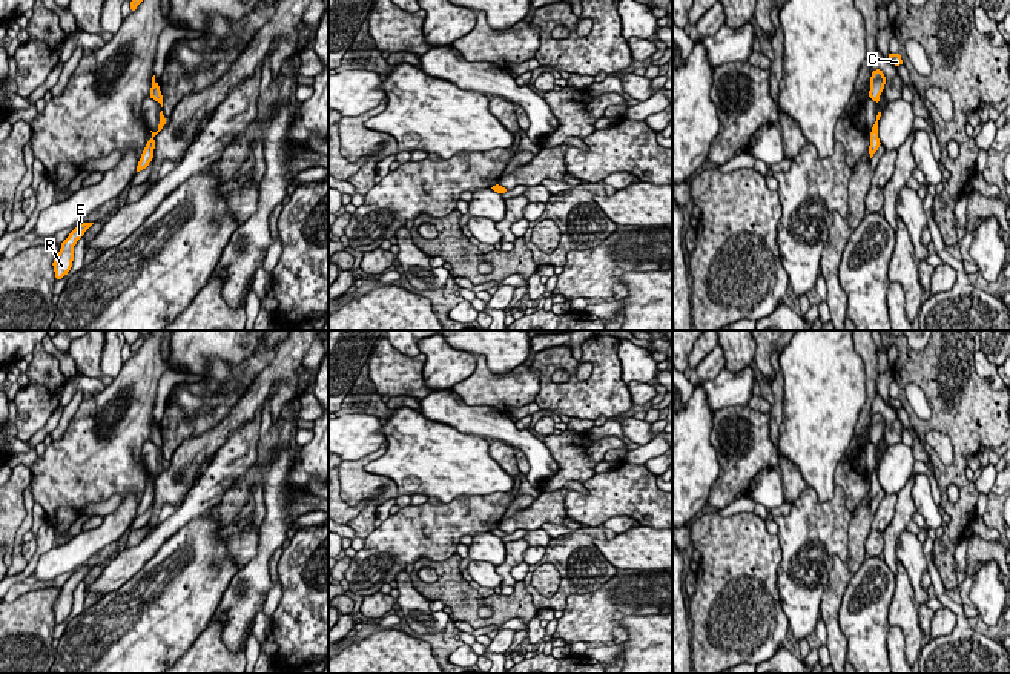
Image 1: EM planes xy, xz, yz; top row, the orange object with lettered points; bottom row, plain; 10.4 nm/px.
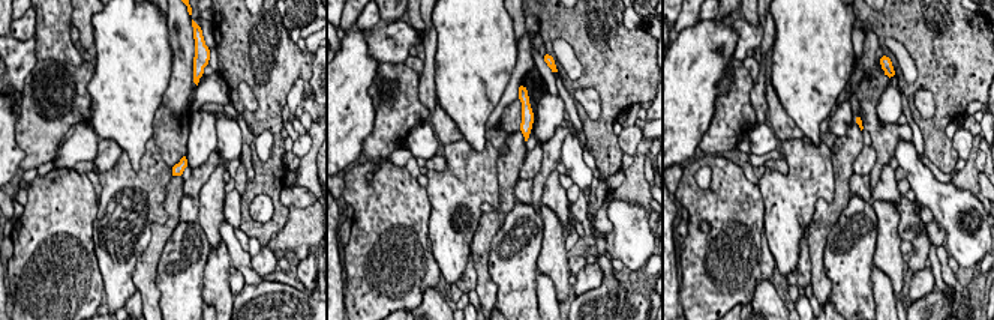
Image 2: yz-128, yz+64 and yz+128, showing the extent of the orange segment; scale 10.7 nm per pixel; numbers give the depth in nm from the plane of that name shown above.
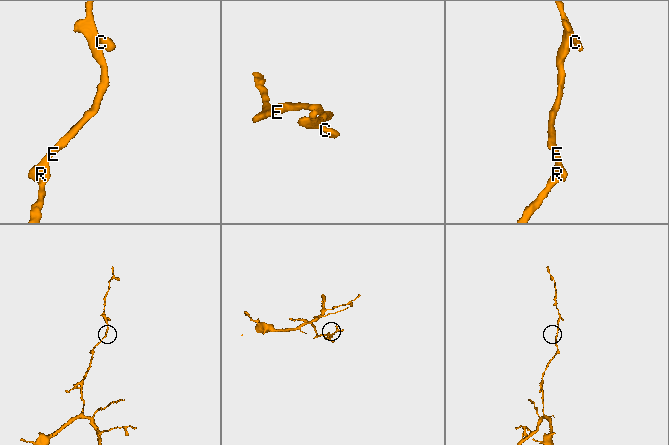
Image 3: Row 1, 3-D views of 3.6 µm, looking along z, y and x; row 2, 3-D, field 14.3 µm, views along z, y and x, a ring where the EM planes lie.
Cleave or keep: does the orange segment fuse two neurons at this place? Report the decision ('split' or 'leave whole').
split

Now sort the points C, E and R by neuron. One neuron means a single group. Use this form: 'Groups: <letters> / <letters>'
Groups: C / E R

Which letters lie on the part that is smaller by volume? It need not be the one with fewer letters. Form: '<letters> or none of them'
C

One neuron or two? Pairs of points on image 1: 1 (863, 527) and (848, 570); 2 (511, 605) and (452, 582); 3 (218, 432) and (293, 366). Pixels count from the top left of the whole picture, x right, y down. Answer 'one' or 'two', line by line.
1: one
2: one
3: one

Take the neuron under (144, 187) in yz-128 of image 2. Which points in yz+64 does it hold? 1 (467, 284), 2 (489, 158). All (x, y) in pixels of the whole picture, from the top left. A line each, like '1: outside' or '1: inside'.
1: outside
2: inside

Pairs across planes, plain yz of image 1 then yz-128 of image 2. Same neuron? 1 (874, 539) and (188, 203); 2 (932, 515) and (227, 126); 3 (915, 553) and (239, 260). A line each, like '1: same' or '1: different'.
1: same
2: same
3: same

